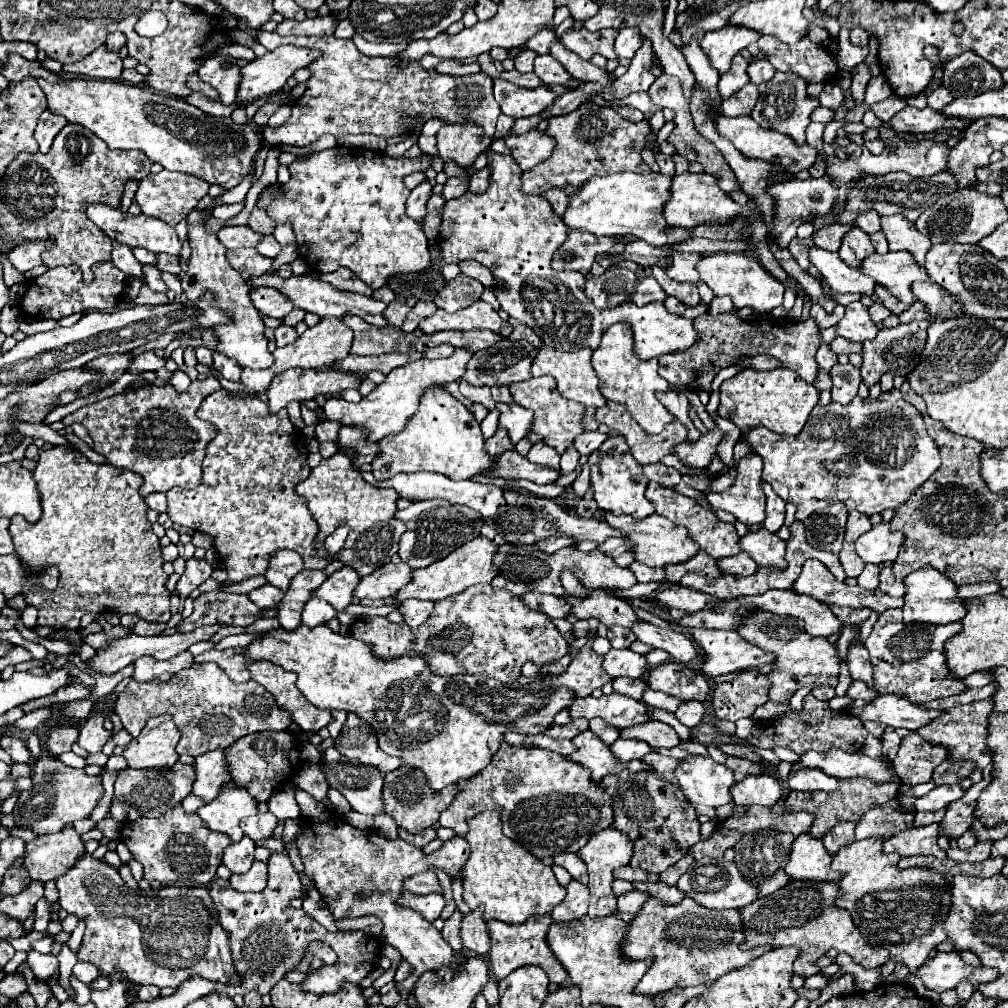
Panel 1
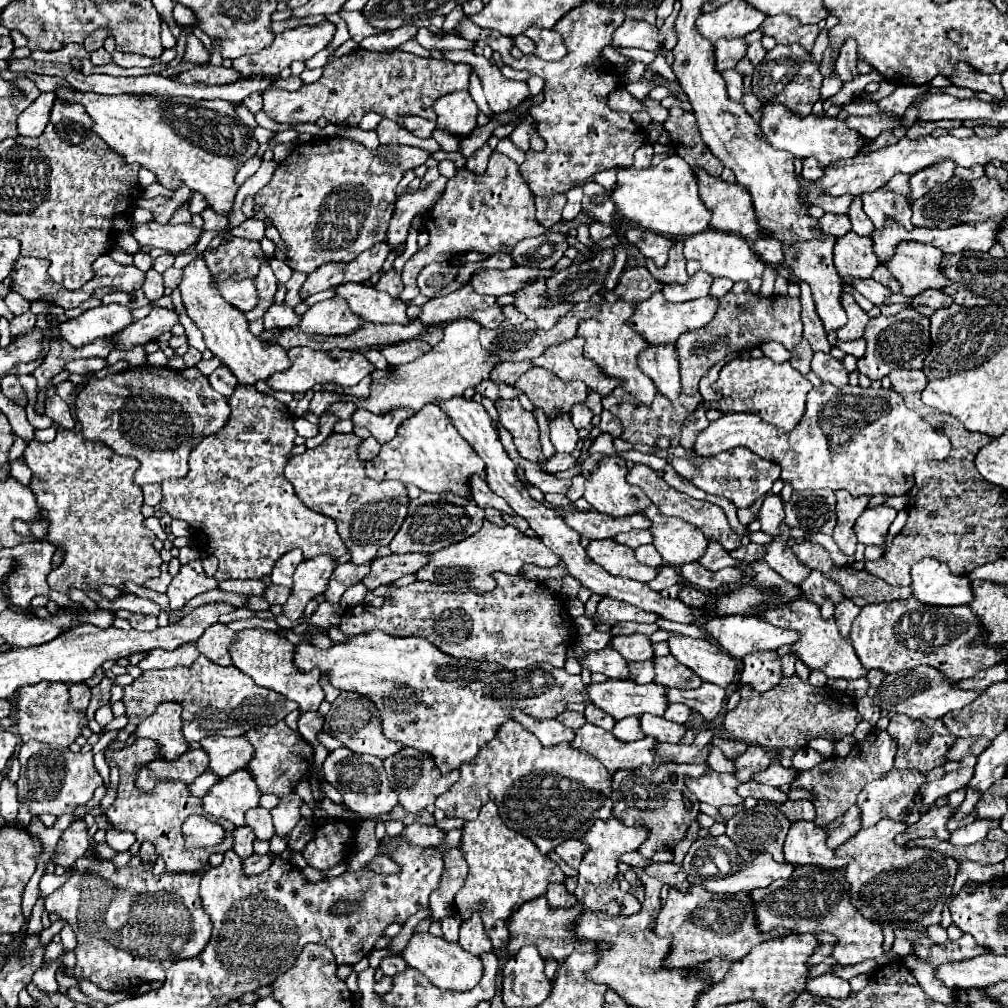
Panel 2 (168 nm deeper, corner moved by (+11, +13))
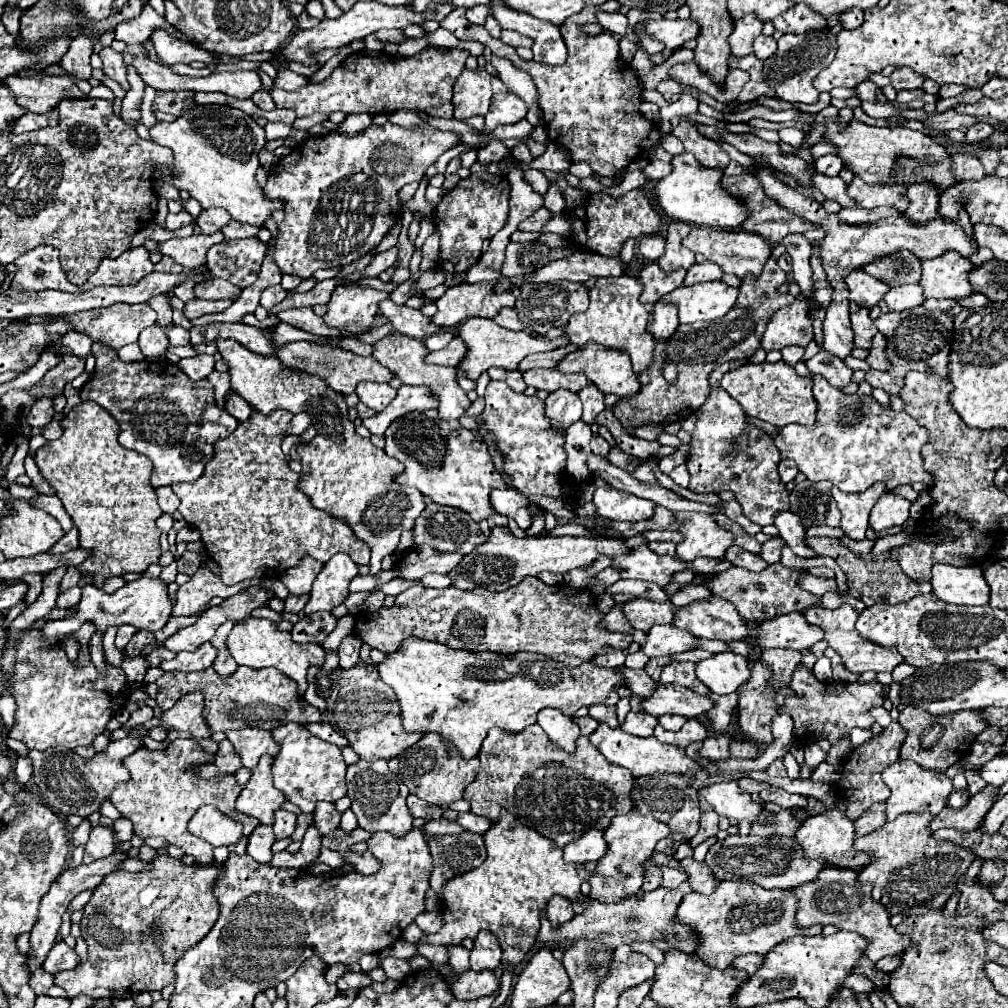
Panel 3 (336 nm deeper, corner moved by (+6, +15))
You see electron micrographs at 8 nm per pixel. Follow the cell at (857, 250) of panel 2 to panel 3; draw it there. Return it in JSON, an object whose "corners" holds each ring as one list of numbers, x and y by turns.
{"corners":[[853,269,847,279,845,279,849,291,851,291,851,301,859,303,861,307,873,307,881,301,885,291,889,289,885,283,879,283,875,277,867,275,863,269]]}

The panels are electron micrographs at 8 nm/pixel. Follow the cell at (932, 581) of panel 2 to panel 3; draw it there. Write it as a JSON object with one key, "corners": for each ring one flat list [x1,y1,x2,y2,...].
{"corners":[[935,563,931,569,931,585,935,597,947,603,985,605,989,601,989,587,977,565,953,567,947,563]]}

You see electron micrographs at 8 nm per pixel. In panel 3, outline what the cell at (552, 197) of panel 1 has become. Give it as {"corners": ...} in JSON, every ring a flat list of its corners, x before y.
{"corners":[[541,207,541,209,535,211,525,223,519,225,519,231,541,231,543,225,545,225,551,217,555,217,555,215,553,215,547,207]]}

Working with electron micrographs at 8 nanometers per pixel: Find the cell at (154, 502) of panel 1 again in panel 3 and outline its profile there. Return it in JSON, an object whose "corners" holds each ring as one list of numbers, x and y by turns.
{"corners":[[157,487,155,493,159,497,159,505,161,505,161,511,163,513,173,513,177,509,179,501,177,501,175,493,171,491,171,487]]}

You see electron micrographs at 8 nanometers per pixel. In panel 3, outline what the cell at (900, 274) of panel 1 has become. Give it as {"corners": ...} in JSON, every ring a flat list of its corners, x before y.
{"corners":[[947,251,935,259,921,263,923,275,919,285,923,287,923,297,935,299,955,299,971,295,971,285,967,273,973,269,967,257,955,251]]}

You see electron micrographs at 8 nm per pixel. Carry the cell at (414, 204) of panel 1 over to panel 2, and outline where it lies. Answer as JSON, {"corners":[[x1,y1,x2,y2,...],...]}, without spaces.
{"corners":[[440,176,434,183,428,185,428,189,418,189,414,193,406,191,398,201,396,201,396,209,394,209,394,215,392,215,392,221,390,221,390,227,388,227,388,247,390,249,396,249,398,245,404,245,406,243,406,237,408,237,408,227,412,223,412,219,426,211,426,209,432,209,432,205,436,203,436,199,440,199,440,195,444,193,448,179,445,176]]}

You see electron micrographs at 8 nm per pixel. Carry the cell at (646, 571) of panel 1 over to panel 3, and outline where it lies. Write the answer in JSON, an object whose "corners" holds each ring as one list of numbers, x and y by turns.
{"corners":[[653,541,649,543,649,549,655,551,657,555,675,555,675,543,673,541]]}

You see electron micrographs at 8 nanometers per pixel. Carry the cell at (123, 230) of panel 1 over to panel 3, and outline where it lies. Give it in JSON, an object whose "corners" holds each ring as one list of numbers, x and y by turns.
{"corners":[[213,233,213,235,191,235,191,237,173,237,167,241,159,241,157,249,161,255,169,255,171,259,175,259,177,263,181,263,183,267,191,269,191,267,199,267,205,263,205,253,211,245,223,241,223,233]]}

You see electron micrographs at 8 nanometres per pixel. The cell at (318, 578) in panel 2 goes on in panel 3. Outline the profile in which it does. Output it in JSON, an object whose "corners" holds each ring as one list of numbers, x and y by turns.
{"corners":[[347,553,333,555,313,581,309,601,305,605,305,615,315,611,331,611,341,605,349,595,349,581,357,575,357,565,347,557]]}

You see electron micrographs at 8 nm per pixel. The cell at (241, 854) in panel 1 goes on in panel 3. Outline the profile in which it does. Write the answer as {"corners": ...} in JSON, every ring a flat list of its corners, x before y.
{"corners":[[259,825,249,835,247,853,259,863,269,863,269,857,273,857,273,851,271,851,273,841,275,841,275,837,273,837,273,831,271,831,271,825]]}

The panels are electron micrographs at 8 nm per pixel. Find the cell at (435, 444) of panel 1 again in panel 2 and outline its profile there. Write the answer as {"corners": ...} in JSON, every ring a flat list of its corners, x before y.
{"corners":[[428,405,400,423,396,437,390,443,384,443,380,453,366,463,366,475,374,481,396,479,416,485,428,493,454,493,458,497,470,499,470,477,484,477,484,461,456,431,448,415,444,415,438,405]]}

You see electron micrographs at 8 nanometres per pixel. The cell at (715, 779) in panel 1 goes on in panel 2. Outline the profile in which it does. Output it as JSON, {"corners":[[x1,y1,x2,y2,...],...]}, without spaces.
{"corners":[[708,771,700,779,686,777,686,787,698,797,698,801,714,805,714,807,744,803,744,799,736,793,738,785,740,785,738,779,730,773]]}

